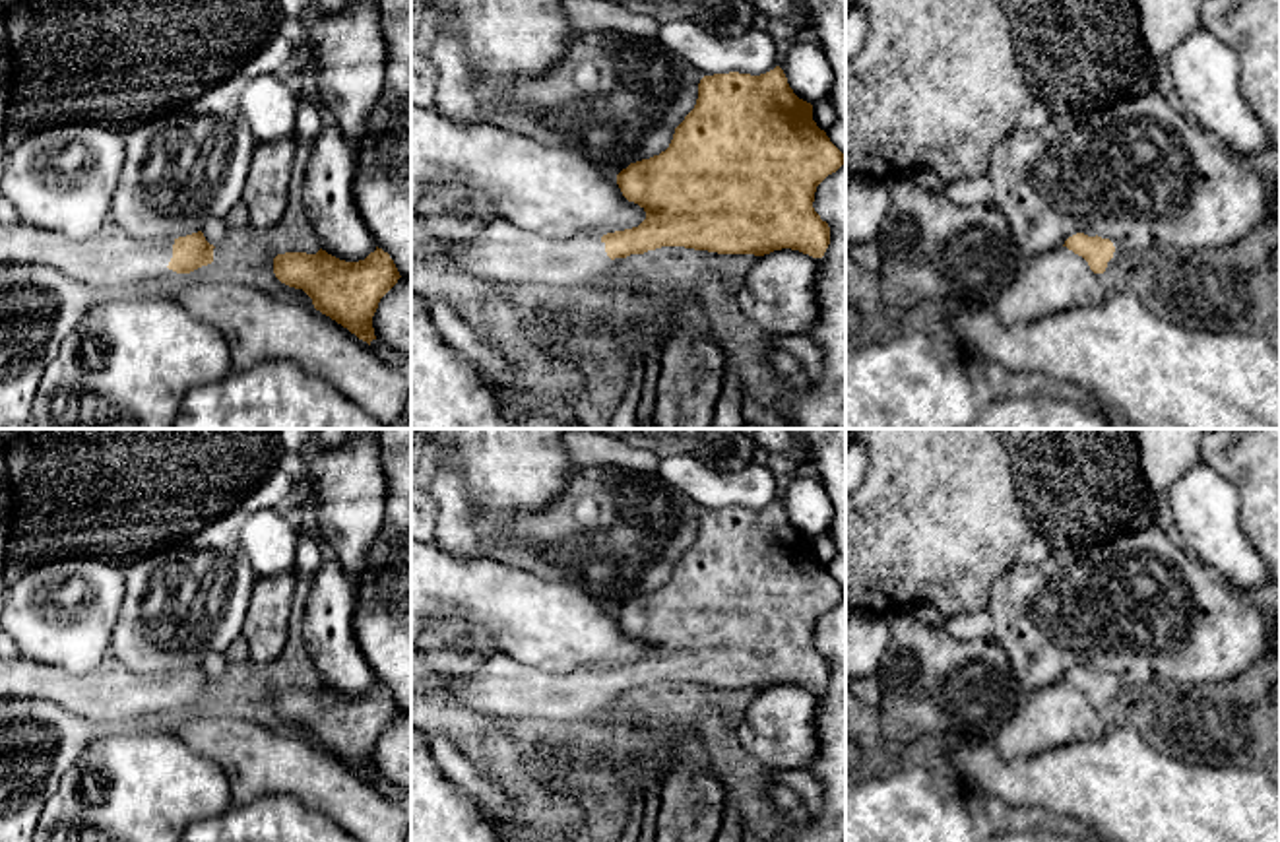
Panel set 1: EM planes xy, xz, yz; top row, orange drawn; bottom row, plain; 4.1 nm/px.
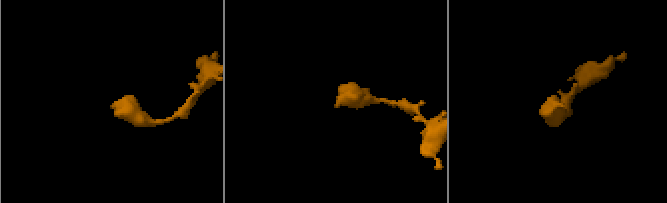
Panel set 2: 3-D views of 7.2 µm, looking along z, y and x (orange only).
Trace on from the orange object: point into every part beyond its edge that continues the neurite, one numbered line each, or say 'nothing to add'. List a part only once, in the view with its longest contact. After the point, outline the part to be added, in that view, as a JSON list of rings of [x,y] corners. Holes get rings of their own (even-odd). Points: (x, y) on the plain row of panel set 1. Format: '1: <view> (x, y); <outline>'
1: xy (111, 695); [[[112,654],[85,675],[72,675],[60,667],[37,664],[23,656],[0,658],[0,698],[43,698],[81,714],[101,728],[130,728],[151,714],[176,714],[186,708],[169,704],[175,673],[138,673],[120,664]]]

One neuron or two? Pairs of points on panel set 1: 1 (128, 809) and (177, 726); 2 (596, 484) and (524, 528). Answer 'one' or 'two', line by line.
1: two
2: one

